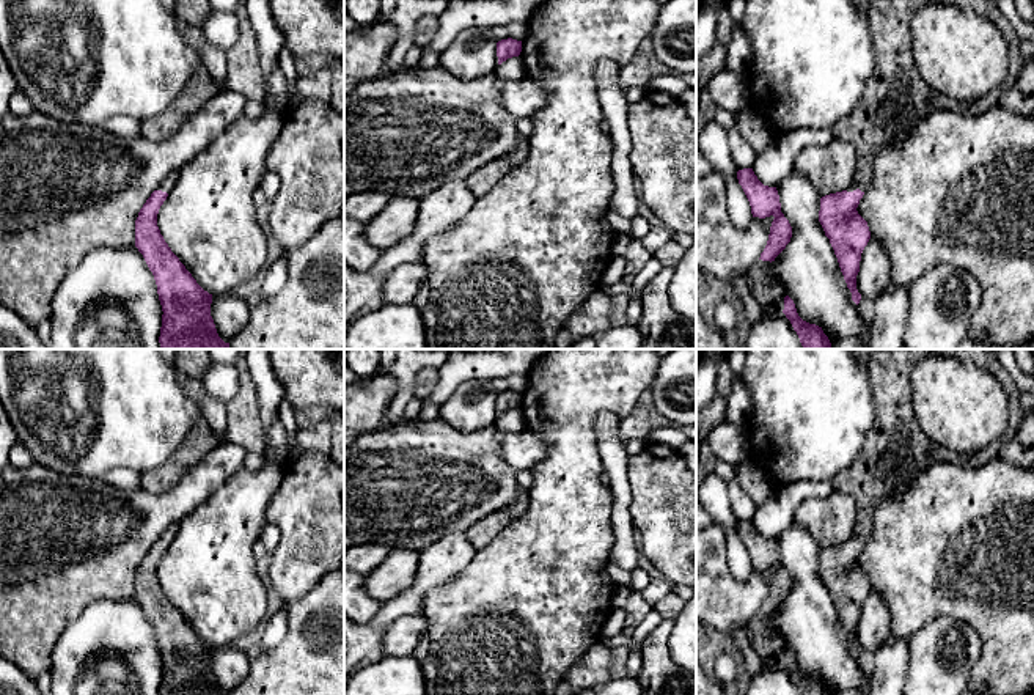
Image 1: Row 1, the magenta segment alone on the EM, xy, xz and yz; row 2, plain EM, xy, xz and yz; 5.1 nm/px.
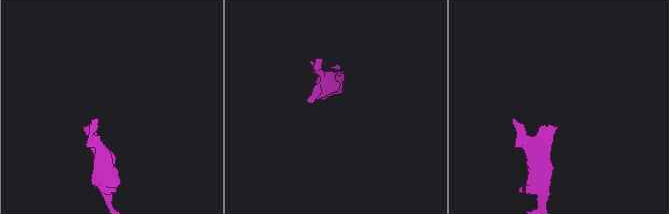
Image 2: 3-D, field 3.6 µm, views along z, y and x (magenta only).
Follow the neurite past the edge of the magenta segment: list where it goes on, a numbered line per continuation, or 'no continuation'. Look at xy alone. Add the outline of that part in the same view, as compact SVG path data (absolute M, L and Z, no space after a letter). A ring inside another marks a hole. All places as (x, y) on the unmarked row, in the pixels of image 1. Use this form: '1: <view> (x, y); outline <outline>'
1: xy (167, 536); outline M171 524L160 536L156 542L162 542L170 546L171 541L174 539L176 533L178 533L178 524Z

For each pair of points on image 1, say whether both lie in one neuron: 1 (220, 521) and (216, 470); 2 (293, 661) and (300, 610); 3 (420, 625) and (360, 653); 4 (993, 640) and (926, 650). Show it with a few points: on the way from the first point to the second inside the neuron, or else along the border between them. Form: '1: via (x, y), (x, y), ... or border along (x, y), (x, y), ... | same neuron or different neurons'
1: border along (242, 467), (189, 513) | different neurons
2: via (297, 648), (299, 623) | same neuron
3: border along (409, 615), (401, 615), (387, 629), (384, 654) | different neurons
4: border along (951, 618), (979, 639), (970, 678) | different neurons

